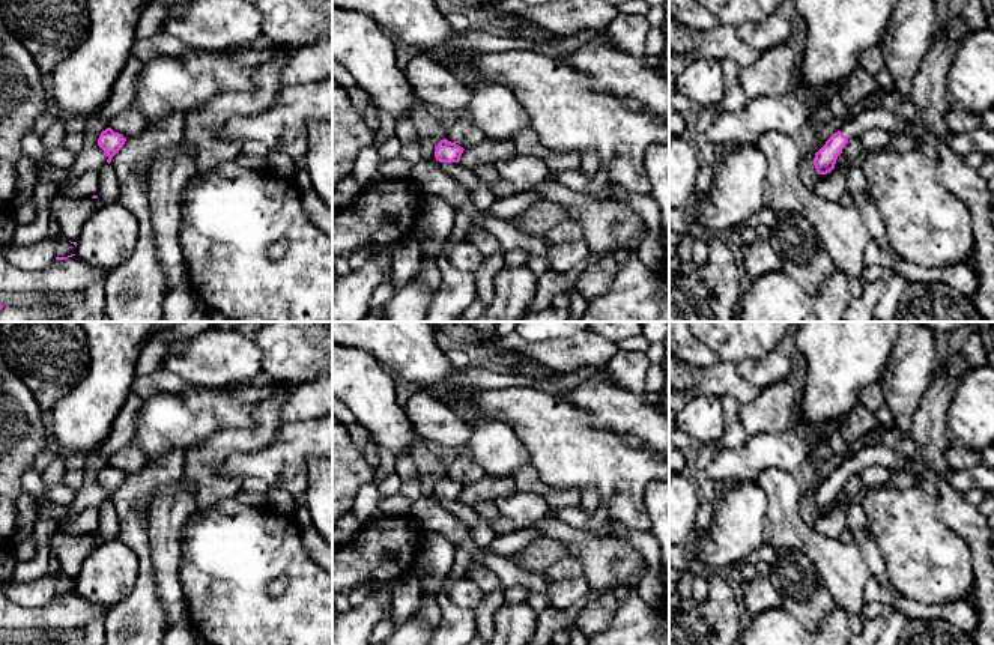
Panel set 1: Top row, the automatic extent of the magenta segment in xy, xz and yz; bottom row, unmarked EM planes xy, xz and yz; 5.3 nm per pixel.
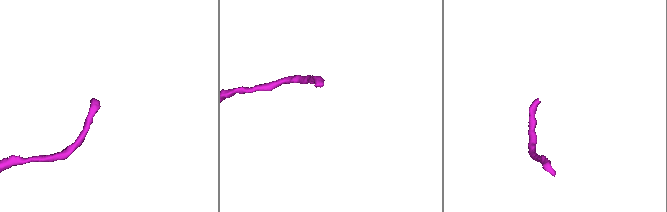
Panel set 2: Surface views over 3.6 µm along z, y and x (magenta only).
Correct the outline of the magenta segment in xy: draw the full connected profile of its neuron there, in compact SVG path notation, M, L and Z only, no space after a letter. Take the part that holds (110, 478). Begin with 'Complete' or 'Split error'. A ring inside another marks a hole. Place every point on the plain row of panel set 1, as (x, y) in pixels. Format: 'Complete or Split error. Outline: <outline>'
Complete. Outline: M107 465L101 469L98 475L98 483L107 490L108 496L107 499L111 499L111 495L123 484L126 475L114 469L111 465Z

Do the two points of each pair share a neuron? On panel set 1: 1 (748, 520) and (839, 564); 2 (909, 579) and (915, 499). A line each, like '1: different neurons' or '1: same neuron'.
1: different neurons
2: same neuron

